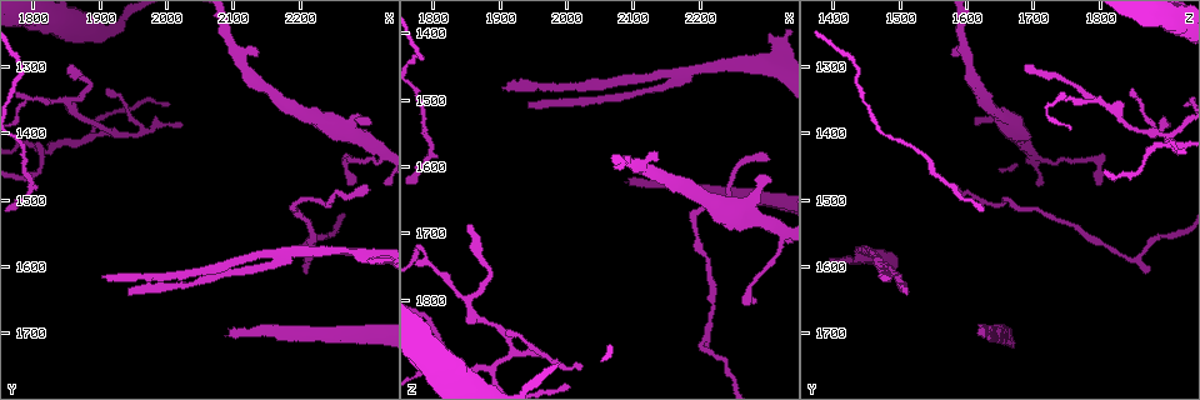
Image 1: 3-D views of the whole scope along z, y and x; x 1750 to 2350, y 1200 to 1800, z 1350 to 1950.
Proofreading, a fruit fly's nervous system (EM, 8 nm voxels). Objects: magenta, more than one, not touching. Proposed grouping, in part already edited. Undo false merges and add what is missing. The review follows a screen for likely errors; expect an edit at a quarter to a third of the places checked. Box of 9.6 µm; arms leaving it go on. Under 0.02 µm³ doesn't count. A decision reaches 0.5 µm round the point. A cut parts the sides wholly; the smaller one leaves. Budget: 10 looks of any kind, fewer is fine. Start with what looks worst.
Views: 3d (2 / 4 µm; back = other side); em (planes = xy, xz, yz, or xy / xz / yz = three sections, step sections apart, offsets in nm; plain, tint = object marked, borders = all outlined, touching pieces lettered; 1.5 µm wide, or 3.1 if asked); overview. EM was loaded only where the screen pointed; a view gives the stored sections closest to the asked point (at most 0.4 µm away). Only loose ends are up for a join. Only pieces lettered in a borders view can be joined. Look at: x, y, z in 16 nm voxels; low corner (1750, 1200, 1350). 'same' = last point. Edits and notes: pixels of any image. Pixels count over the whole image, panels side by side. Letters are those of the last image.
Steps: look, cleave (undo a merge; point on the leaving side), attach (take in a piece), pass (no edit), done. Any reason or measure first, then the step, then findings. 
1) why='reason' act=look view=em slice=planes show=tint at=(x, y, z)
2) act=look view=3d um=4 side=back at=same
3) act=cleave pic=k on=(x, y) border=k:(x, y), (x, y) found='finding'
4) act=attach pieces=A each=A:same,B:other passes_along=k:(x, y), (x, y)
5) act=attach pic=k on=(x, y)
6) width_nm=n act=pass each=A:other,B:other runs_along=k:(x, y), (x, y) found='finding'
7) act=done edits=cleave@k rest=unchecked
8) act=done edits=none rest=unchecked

why='end of a long branch' act=look view=3d um=4 side=back at=(2095, 1700, 1620)

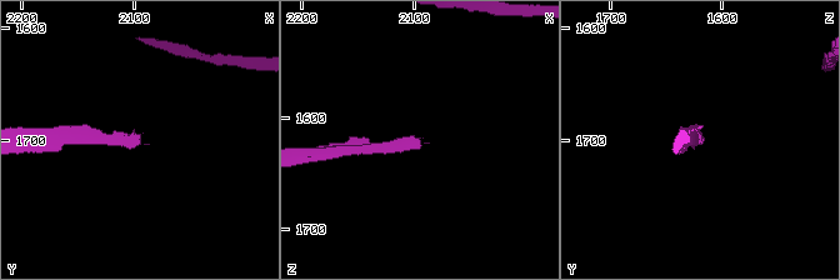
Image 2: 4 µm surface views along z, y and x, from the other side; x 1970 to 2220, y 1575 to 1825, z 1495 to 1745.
act=look view=em slice=planes show=tint at=(2096, 1702, 1624)

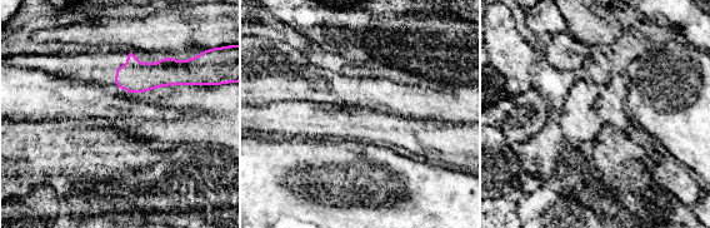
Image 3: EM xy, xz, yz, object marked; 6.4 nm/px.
act=look view=em slice=planes show=borders at=same

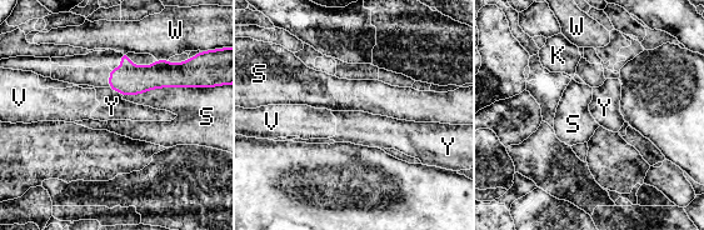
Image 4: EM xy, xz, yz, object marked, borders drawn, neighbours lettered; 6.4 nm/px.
longest_contact=S:500nm act=pass each=K:other,S:other,V:other,W:other,Y:other found='none of them fits'

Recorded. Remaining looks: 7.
why='free end' act=look view=3d um=4 at=(1910, 1620, 1480)

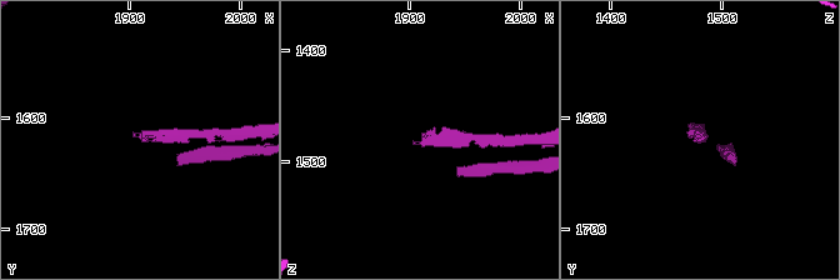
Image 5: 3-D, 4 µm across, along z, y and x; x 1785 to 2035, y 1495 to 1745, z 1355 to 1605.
act=look view=em slice=planes show=plain at=(1904, 1620, 1484)

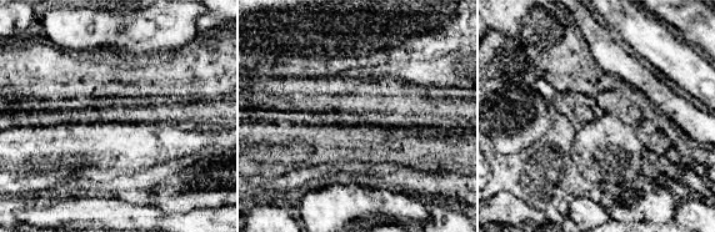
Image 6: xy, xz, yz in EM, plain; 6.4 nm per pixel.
why='see the neighbours' act=look view=em slice=planes show=borders at=same

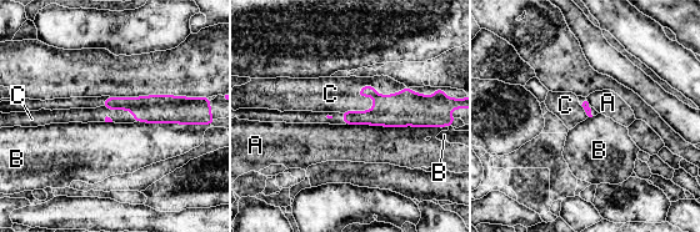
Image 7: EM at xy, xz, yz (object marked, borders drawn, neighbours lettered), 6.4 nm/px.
act=attach pieces=C each=A:other,B:other,C:same passes_along=7:(394, 110), (358, 96), (330, 94) found='the neuron continues'

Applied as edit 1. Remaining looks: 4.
act=look view=3d um=4 at=(1855, 1295, 1685)

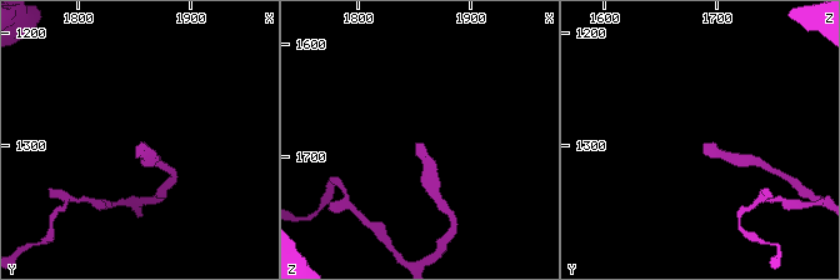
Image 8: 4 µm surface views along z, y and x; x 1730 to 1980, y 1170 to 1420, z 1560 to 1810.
act=look view=em slice=xz step=8 show=borders at=(1854, 1296, 1686)

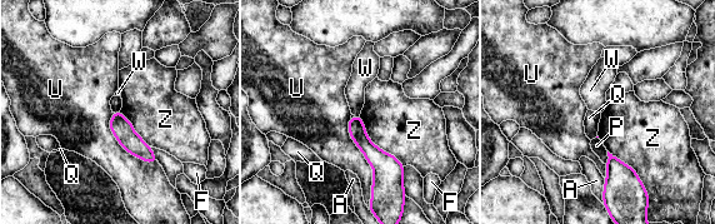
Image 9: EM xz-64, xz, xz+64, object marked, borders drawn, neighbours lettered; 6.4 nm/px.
act=look view=em slice=xy step=4 show=borders at=same

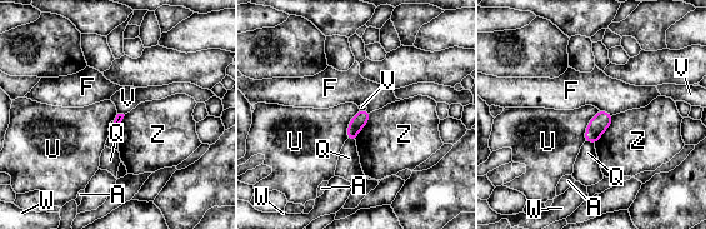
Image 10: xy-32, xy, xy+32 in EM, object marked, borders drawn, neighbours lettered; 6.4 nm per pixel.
longest_contact=U:220nm act=pass each=A:other,F:other,Q:other,U:other,V:other,W:other,Z:other found='none of them fits'

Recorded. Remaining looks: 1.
act=done edits=attach@7 rest=unchecked

